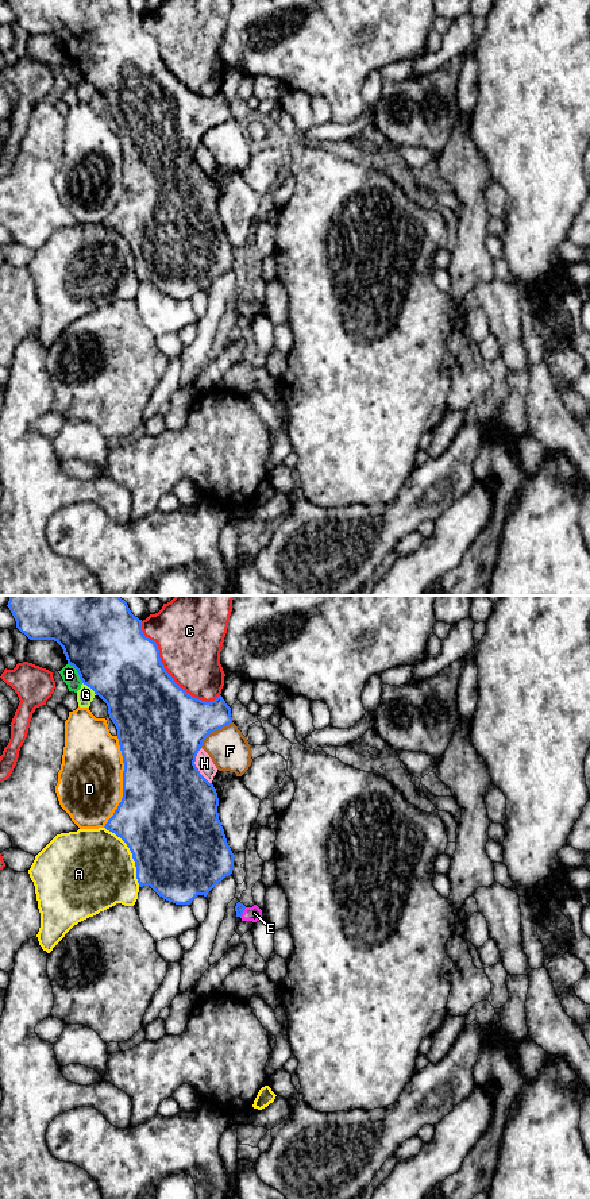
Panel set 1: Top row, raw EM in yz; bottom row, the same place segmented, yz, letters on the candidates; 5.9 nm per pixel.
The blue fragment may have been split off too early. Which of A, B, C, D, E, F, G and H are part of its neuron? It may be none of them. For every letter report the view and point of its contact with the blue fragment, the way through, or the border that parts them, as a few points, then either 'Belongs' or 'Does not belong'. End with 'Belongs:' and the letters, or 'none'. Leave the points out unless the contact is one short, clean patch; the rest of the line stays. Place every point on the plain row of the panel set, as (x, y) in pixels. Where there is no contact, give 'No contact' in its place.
A: Touches blue at yz (132, 250). Does not belong
B: Touches blue at yz (77, 66). Does not belong
C: Touches blue at yz (165, 65). Does not belong
D: Touches blue at yz (123, 177). Does not belong
E: Touches blue at yz (242, 308). Path across: yz (239, 303), (242, 308), (254, 308). Belongs
F: Touches blue at yz (213, 126). Does not belong
G: Touches blue at yz (89, 81). Does not belong
H: Touches blue at yz (195, 161). Does not belong
Belongs: E

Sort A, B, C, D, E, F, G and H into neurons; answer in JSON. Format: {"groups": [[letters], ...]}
{"groups": [["A"], ["B", "H"], ["C"], ["D"], ["E"], ["F"], ["G"]]}

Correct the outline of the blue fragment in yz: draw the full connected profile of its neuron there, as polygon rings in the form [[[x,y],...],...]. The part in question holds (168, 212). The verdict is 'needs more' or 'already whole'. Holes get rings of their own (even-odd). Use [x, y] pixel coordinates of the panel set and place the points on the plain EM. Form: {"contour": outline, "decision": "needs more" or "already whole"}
{"contour": [[[7,0],[16,16],[16,23],[30,35],[54,35],[57,36],[66,51],[66,55],[73,61],[84,80],[90,82],[108,101],[108,109],[117,124],[119,140],[123,151],[123,193],[115,205],[113,211],[105,219],[105,224],[120,232],[132,248],[136,262],[136,274],[139,282],[150,281],[159,292],[176,300],[190,300],[197,290],[207,292],[208,288],[220,278],[225,271],[232,269],[234,252],[225,230],[219,215],[217,201],[219,193],[216,184],[209,178],[196,162],[196,151],[201,144],[205,132],[230,119],[232,119],[231,103],[225,99],[221,90],[215,96],[205,97],[197,95],[181,84],[165,65],[159,45],[155,36],[143,30],[142,15],[135,12],[128,0]]], "decision": "already whole"}

